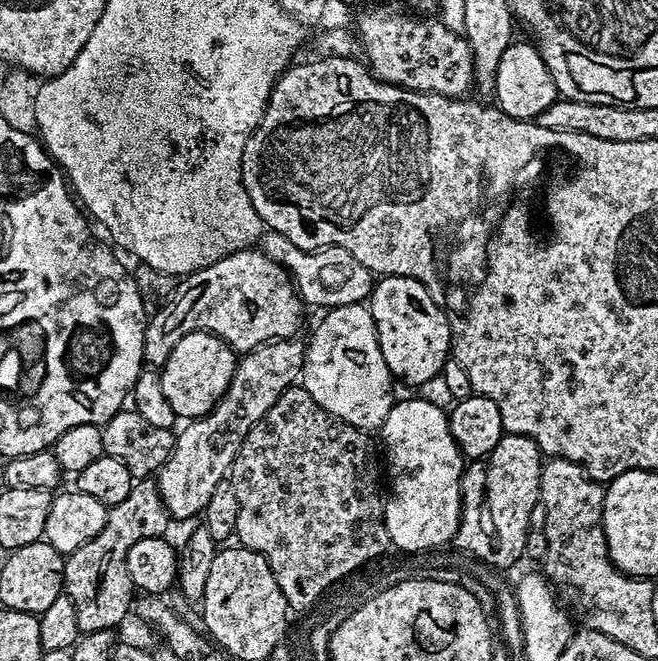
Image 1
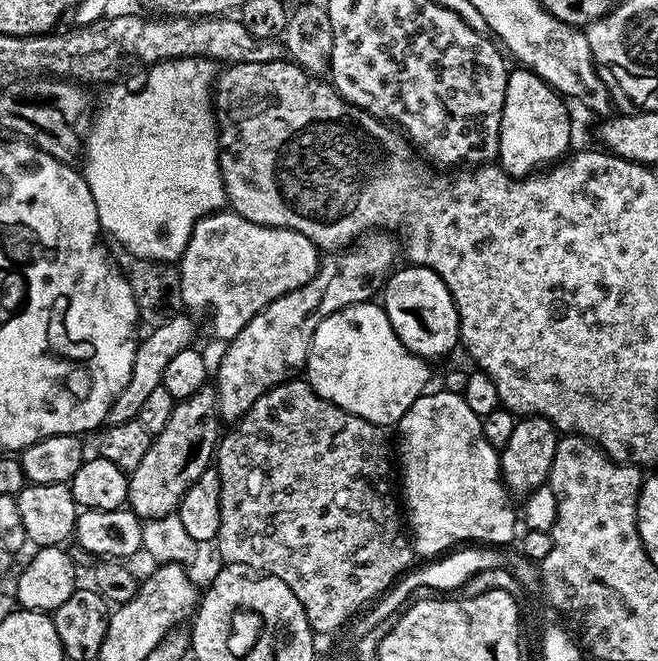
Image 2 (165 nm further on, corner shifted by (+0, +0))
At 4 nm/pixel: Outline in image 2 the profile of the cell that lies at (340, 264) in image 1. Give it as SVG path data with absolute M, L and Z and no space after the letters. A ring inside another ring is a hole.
M231 210L211 212L196 223L184 255L179 257L180 298L189 313L205 312L209 330L221 342L227 342L234 339L238 330L242 330L246 322L250 322L250 318L267 304L282 298L282 294L290 294L290 290L298 290L298 286L306 286L320 268L321 259L321 249L310 242L306 234L298 234L289 228L255 224Z

